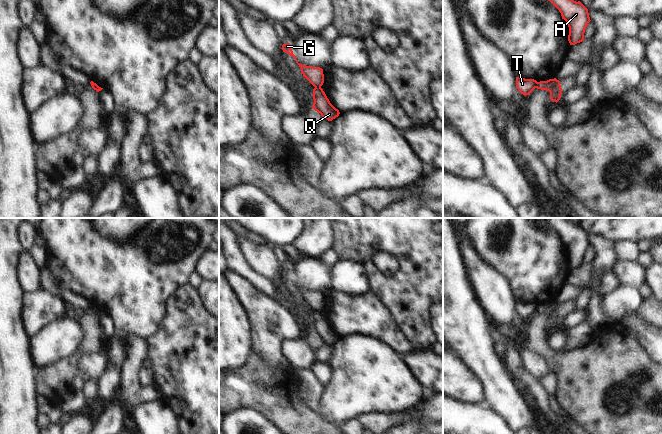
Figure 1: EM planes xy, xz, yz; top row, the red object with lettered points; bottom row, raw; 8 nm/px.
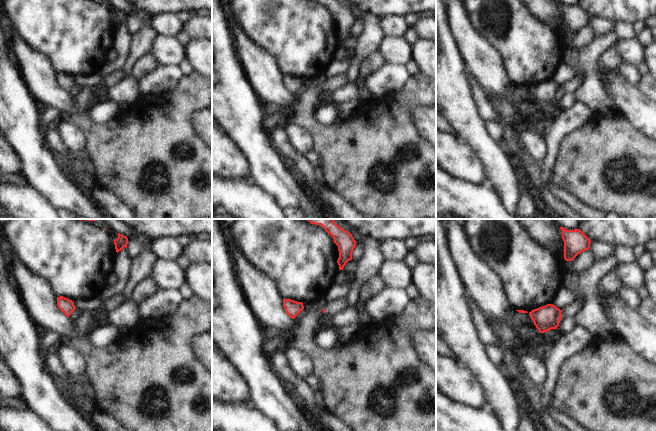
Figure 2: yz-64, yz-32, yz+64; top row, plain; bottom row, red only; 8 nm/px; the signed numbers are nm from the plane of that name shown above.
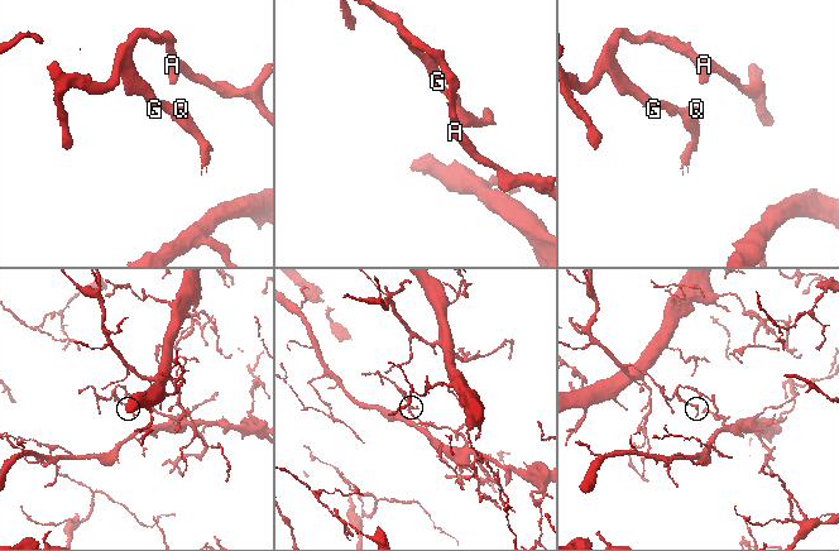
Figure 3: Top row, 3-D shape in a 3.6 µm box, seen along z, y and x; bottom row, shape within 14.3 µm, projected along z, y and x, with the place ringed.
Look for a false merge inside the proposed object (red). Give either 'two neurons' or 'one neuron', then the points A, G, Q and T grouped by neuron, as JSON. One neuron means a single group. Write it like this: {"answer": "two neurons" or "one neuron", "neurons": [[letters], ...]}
{"answer": "two neurons", "neurons": [["A", "G", "T"], ["Q"]]}

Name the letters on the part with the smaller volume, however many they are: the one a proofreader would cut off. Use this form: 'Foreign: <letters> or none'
Foreign: Q

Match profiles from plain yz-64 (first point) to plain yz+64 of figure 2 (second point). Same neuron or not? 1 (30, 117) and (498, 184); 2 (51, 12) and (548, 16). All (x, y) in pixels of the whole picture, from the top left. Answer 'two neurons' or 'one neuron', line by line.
1: one neuron
2: two neurons

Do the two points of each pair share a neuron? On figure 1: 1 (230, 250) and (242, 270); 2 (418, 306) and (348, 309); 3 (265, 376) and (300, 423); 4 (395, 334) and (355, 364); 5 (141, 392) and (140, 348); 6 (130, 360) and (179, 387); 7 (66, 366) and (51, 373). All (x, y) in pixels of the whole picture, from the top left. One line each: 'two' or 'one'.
1: one
2: two
3: one
4: two
5: one
6: two
7: one

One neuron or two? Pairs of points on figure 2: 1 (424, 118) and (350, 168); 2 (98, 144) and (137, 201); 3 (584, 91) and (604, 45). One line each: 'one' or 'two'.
1: two
2: one
3: one

